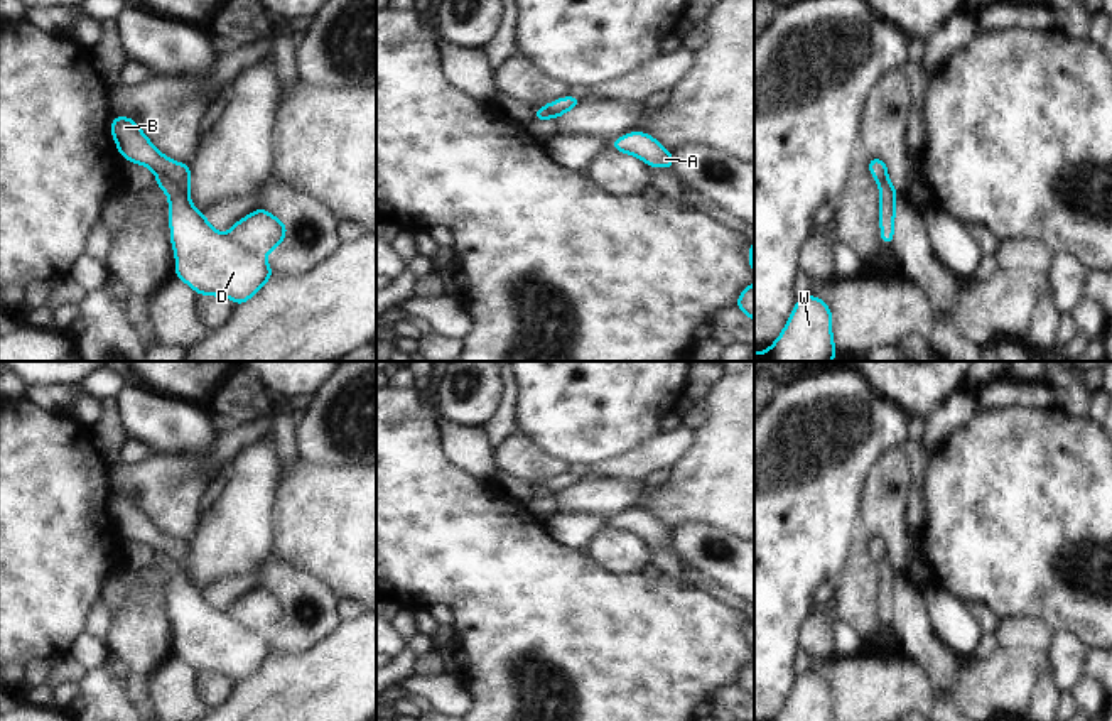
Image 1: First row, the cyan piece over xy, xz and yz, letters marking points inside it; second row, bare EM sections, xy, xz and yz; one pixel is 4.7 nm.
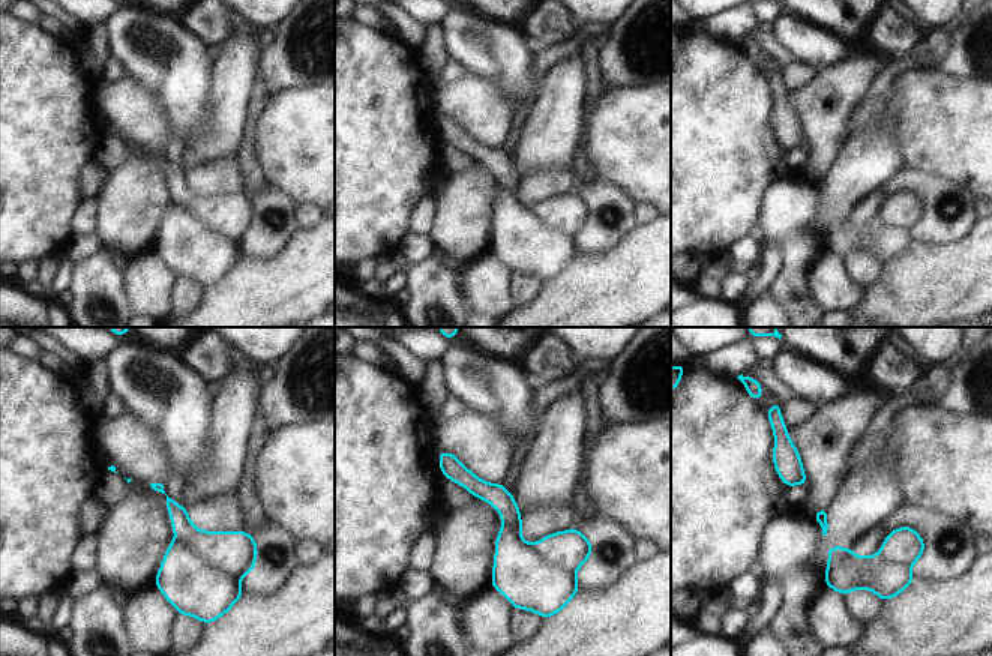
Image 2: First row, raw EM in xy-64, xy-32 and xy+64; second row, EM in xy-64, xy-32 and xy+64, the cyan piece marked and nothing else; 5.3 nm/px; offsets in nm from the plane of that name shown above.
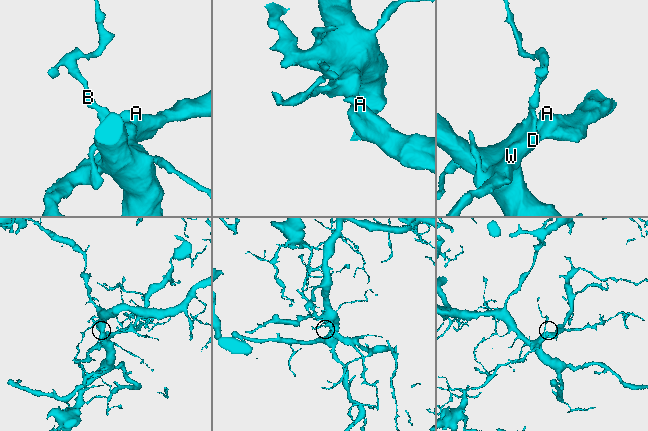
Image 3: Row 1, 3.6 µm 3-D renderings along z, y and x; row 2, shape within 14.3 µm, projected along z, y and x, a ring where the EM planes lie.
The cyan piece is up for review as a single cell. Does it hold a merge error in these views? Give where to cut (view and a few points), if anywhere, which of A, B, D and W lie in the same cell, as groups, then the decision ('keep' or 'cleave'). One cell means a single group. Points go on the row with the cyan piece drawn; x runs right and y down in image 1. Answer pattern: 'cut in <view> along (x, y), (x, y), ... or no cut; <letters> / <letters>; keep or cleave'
cut in xy along (226, 233), (235, 242), (264, 257); A B / D W; cleave

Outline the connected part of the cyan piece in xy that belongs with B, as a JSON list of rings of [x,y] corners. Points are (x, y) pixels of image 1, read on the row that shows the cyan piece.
[[[115,117],[111,120],[111,135],[121,159],[147,165],[157,177],[172,179],[191,196],[191,165],[174,162],[170,157],[159,152],[135,120]]]

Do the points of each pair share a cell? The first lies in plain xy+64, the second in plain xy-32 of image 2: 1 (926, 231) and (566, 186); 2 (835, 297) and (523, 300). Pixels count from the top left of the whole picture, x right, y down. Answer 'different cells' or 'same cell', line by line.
1: different cells
2: different cells

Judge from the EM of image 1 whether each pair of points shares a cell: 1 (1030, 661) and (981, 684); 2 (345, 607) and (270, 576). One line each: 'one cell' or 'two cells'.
1: one cell
2: two cells

